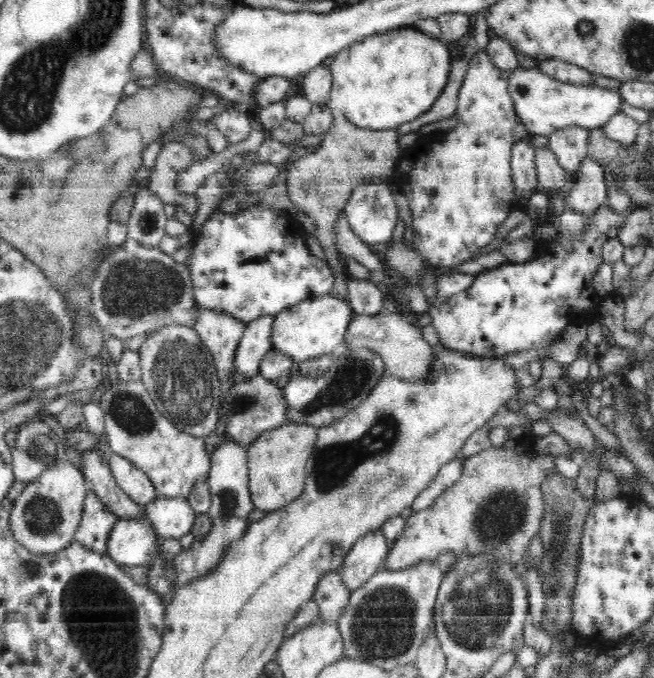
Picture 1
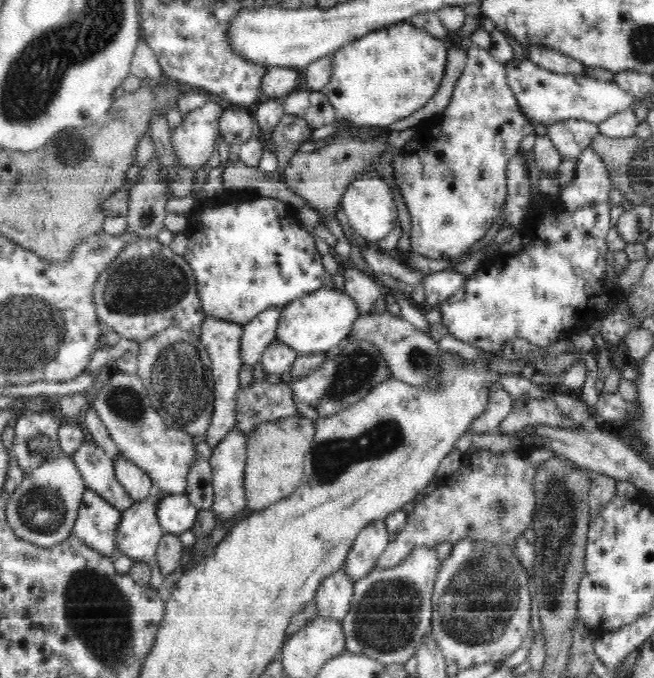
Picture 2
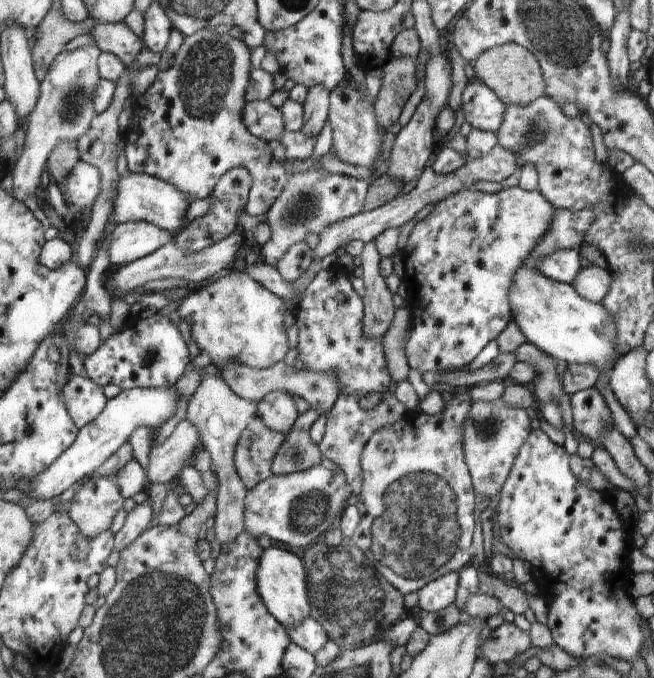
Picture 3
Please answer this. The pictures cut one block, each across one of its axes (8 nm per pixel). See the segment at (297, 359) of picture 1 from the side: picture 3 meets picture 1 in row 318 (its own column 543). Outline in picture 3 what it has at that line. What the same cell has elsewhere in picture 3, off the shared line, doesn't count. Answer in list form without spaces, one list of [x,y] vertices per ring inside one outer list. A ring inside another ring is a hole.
[[[521,266],[516,272],[514,279],[511,282],[510,290],[510,305],[511,314],[514,317],[513,321],[519,325],[520,330],[526,337],[528,343],[537,346],[542,352],[554,357],[556,361],[564,360],[569,365],[570,363],[590,363],[605,368],[605,372],[595,382],[596,388],[600,390],[605,398],[606,405],[610,409],[610,417],[612,424],[618,431],[628,440],[631,440],[637,435],[636,425],[632,422],[627,410],[620,404],[615,397],[615,393],[610,390],[608,382],[608,374],[610,373],[613,364],[620,358],[615,351],[615,334],[616,327],[613,318],[607,313],[607,309],[600,303],[593,303],[581,297],[575,291],[571,284],[564,284],[557,280],[552,280],[540,271],[532,267]]]

